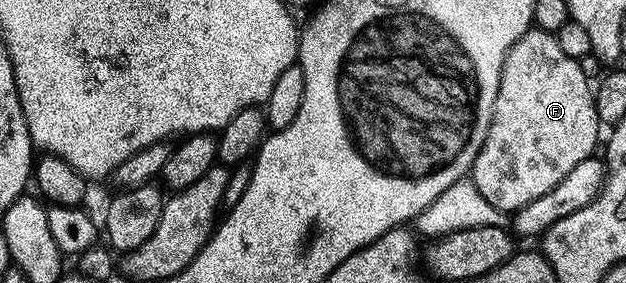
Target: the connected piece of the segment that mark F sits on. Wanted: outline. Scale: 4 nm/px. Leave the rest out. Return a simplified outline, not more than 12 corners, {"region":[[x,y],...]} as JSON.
{"region":[[530,28],[501,66],[471,177],[516,212],[599,131],[591,79]]}

